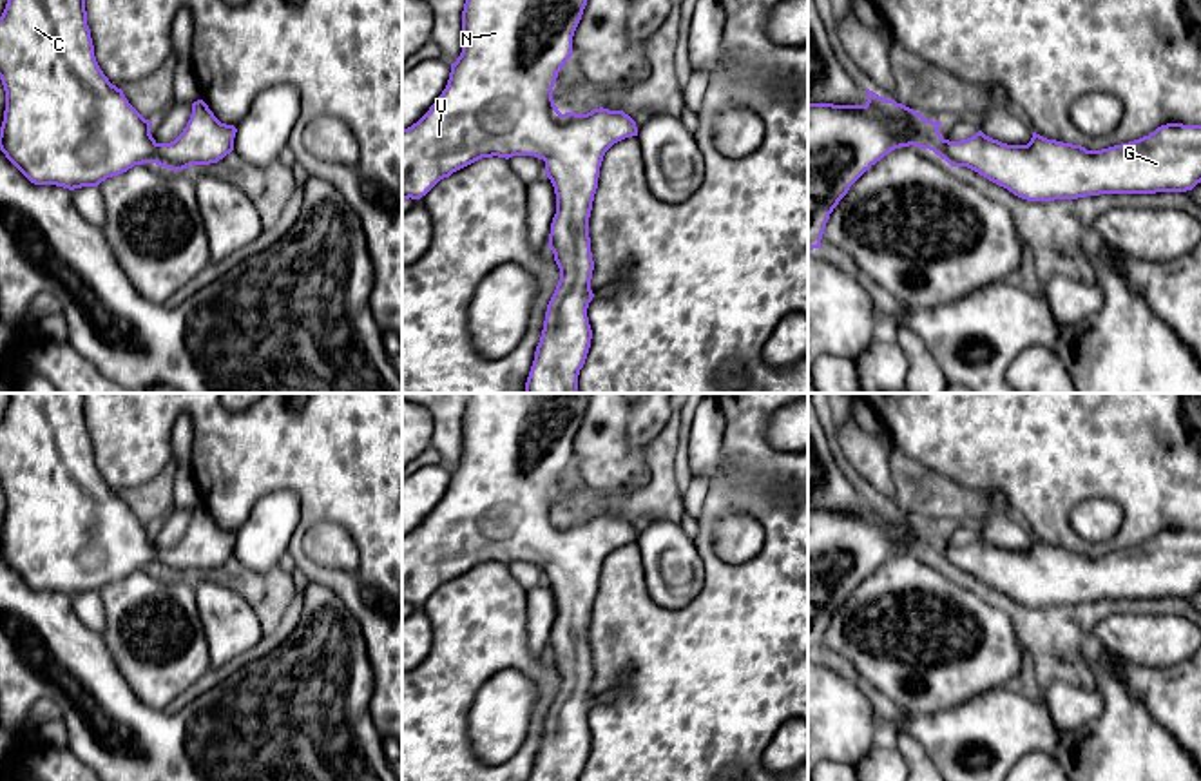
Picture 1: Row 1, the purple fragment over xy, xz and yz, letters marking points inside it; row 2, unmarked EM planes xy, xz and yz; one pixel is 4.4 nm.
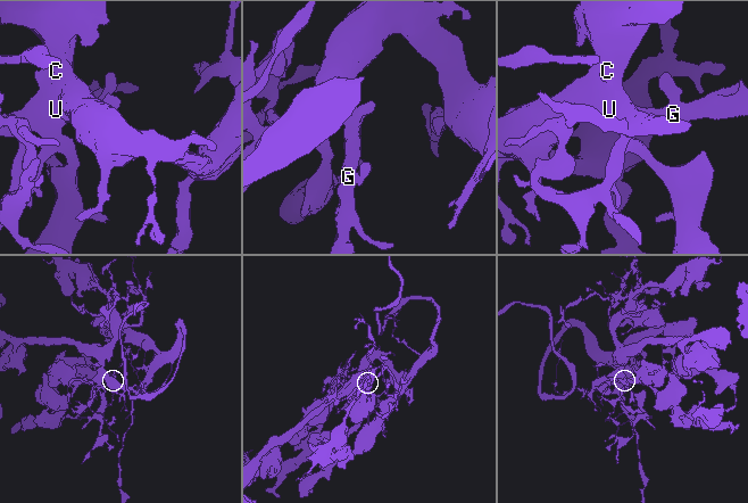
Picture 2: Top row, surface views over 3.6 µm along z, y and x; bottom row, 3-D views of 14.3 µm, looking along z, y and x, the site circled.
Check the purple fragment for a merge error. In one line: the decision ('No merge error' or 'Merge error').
No merge error

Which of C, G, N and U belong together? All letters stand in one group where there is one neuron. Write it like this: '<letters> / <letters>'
C G N U

